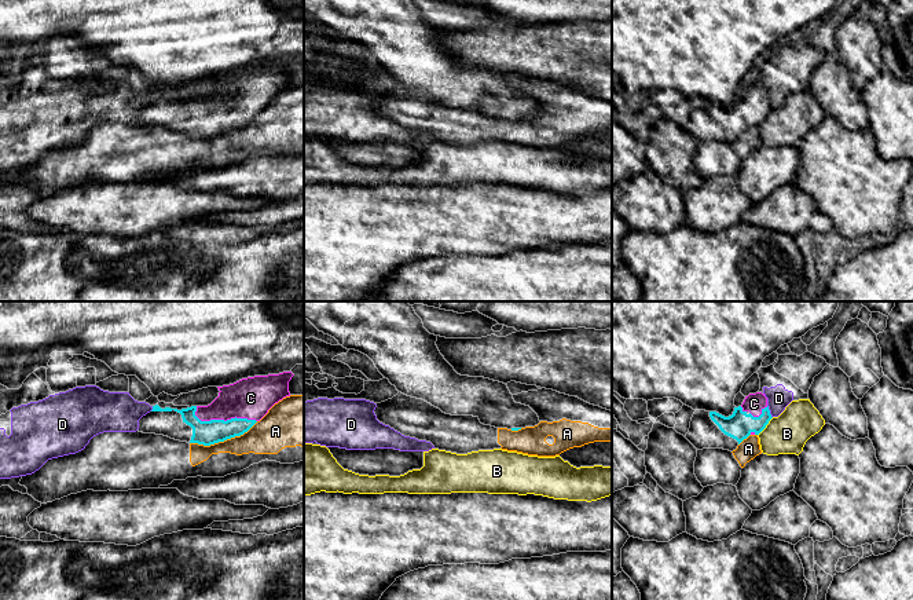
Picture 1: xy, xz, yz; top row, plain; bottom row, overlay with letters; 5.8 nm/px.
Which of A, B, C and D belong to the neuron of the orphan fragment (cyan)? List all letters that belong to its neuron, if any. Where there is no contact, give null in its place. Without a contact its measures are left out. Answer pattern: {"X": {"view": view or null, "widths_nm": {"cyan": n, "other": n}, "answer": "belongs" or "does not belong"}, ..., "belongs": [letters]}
{"A": {"view": "xy", "widths_nm": {"cyan": 140, "other": 200}, "answer": "does not belong"}, "B": {"view": "yz", "widths_nm": {"cyan": 160, "other": 240}, "answer": "does not belong"}, "C": {"view": "xy", "widths_nm": {"cyan": 140, "other": 240}, "answer": "belongs"}, "D": {"view": "yz", "widths_nm": {"cyan": 160, "other": 140}, "answer": "does not belong"}, "belongs": ["C"]}

